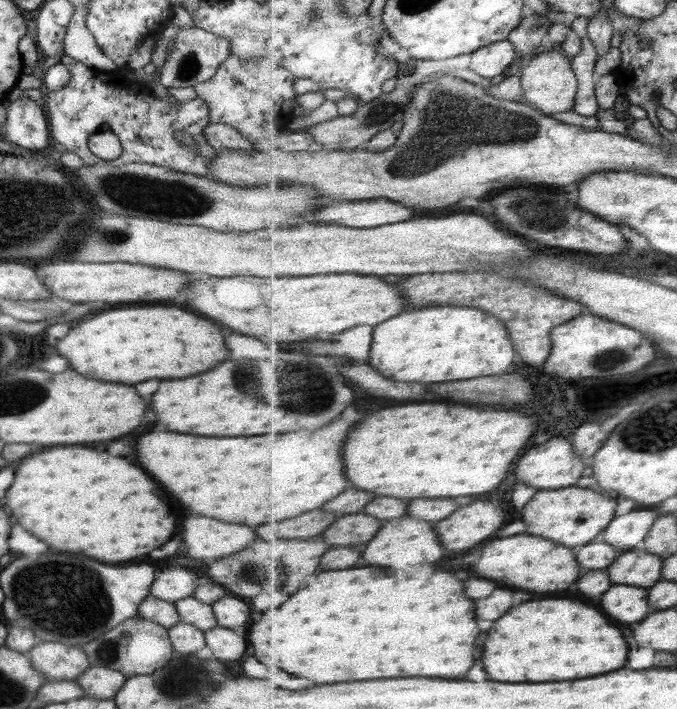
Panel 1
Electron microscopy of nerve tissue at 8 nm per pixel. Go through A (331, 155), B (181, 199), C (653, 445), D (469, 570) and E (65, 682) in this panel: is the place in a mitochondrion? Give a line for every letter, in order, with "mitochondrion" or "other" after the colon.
A: other
B: mitochondrion
C: mitochondrion
D: other
E: other

